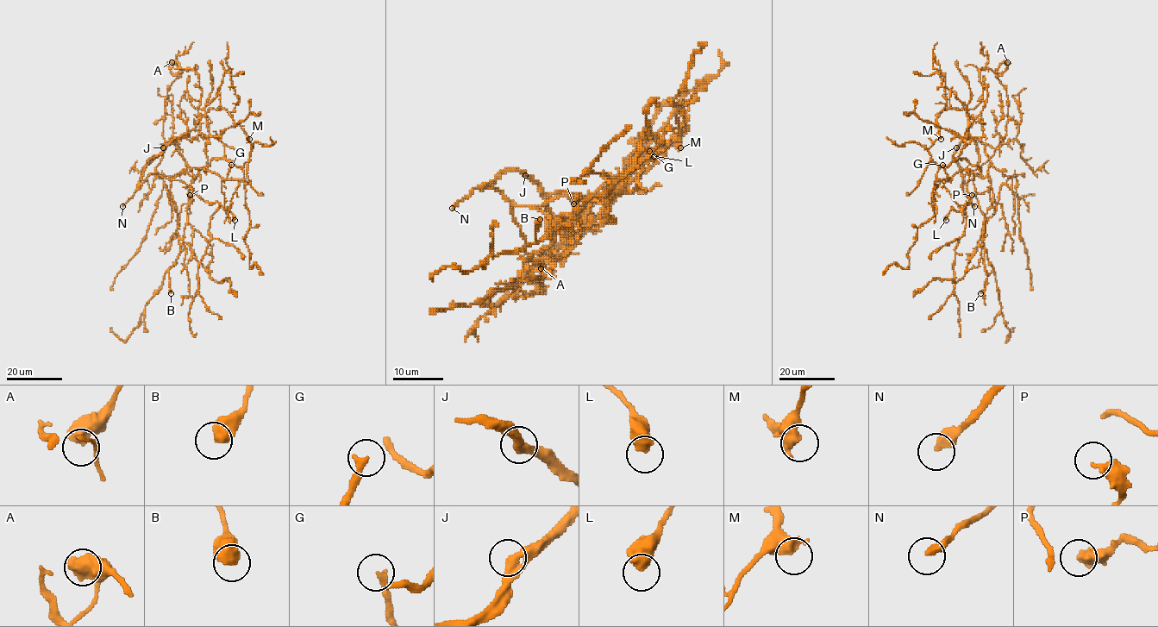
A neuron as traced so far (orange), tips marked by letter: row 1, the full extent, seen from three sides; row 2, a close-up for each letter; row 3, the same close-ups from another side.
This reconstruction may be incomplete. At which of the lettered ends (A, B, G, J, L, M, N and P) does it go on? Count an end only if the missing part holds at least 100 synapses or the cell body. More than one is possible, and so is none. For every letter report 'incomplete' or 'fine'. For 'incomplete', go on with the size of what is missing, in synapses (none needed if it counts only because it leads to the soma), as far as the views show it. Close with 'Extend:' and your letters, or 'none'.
A: fine
B: fine
G: fine
J: fine
L: fine
M: fine
N: incomplete
P: fine
Extend: N

